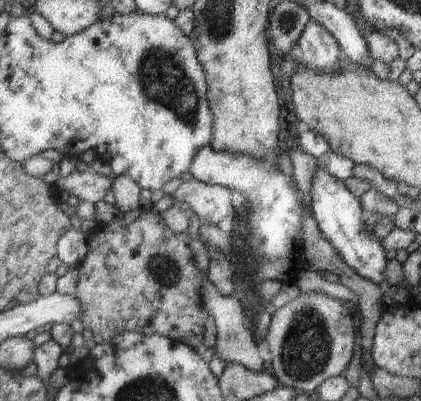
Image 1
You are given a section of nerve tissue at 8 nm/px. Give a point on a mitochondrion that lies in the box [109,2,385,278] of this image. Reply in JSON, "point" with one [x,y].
{"point":[163,78]}

